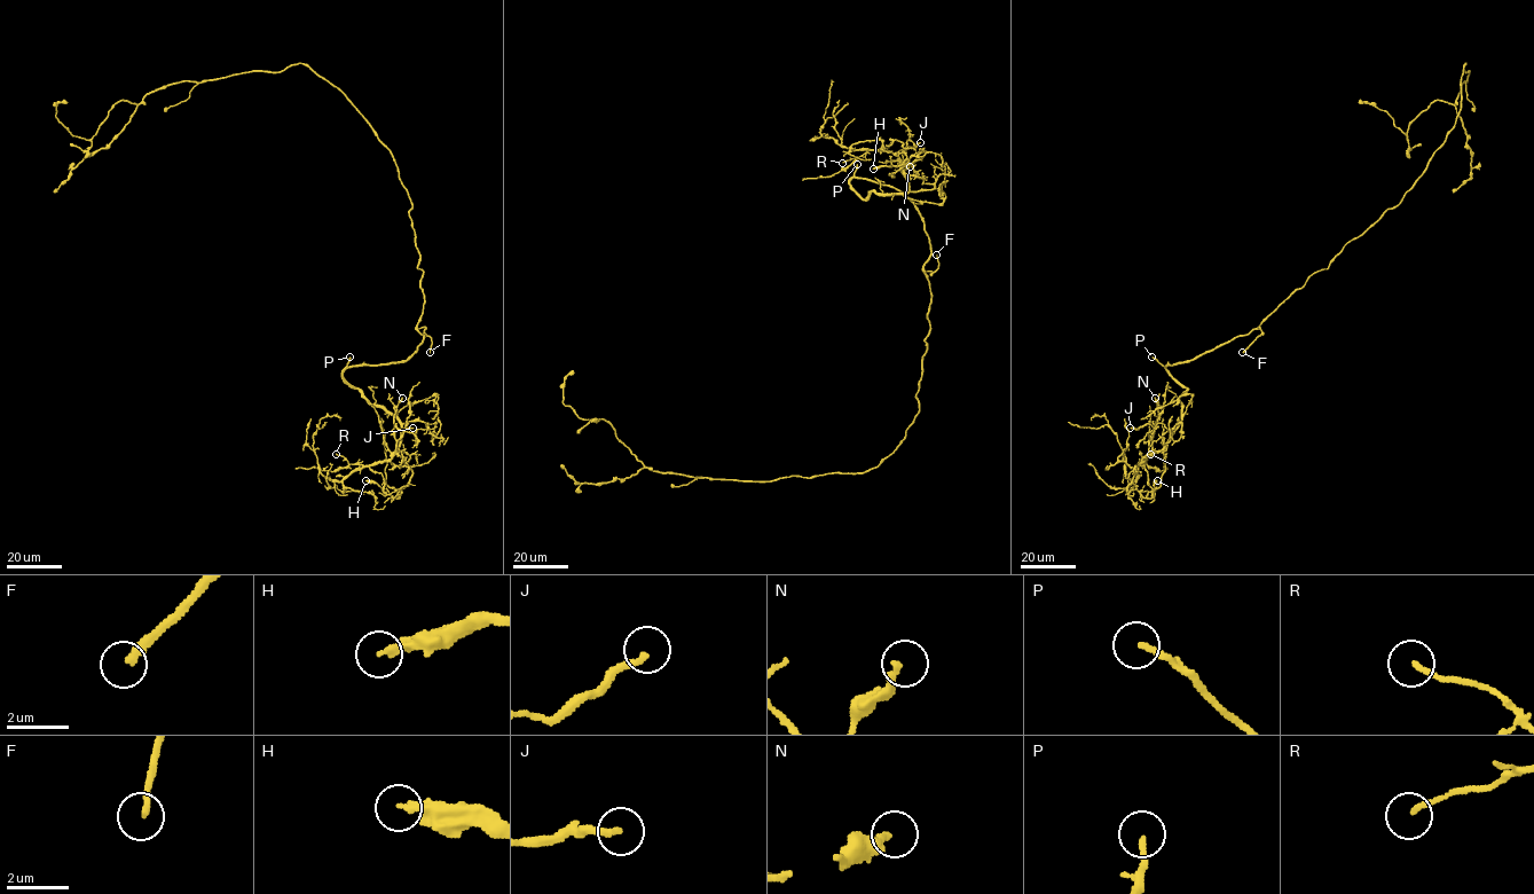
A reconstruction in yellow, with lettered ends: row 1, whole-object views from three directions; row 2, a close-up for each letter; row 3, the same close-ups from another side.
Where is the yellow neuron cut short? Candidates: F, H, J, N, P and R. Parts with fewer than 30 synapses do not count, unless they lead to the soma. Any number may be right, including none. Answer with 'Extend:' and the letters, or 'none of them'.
Extend: F, P

